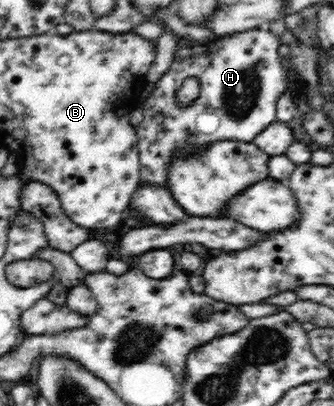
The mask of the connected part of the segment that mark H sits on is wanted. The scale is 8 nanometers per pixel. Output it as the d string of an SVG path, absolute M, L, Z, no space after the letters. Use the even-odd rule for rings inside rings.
M268 27L237 32L228 36L217 37L206 44L205 51L198 55L190 55L175 59L168 72L160 79L155 91L147 99L142 99L143 120L136 126L139 137L138 155L141 161L139 185L160 186L168 188L167 169L172 155L192 148L208 147L212 142L242 141L252 143L255 137L266 129L267 125L277 121L277 101L286 91L290 91L288 80L288 64L283 55L283 44L280 37ZM196 77L200 83L200 96L193 105L182 108L176 104L176 90L184 79Z

